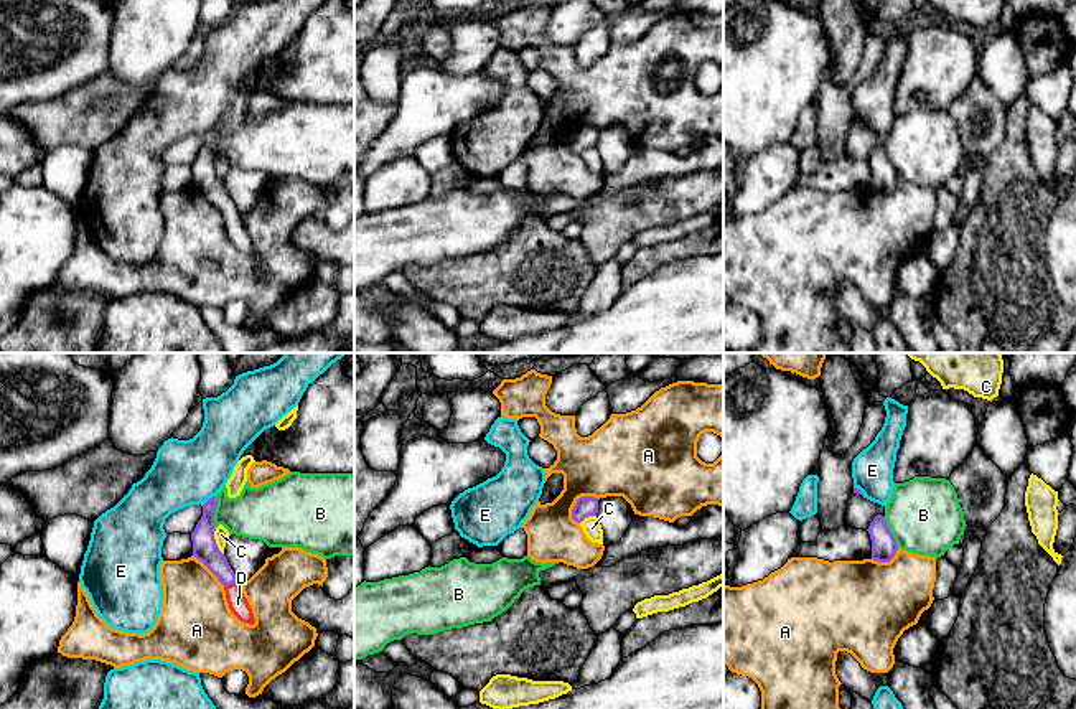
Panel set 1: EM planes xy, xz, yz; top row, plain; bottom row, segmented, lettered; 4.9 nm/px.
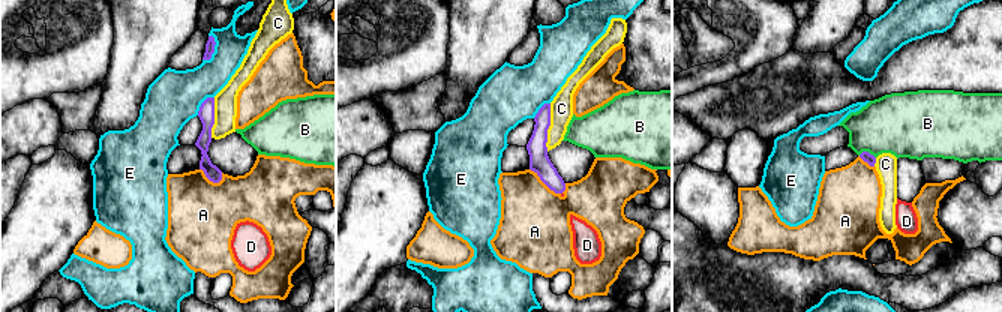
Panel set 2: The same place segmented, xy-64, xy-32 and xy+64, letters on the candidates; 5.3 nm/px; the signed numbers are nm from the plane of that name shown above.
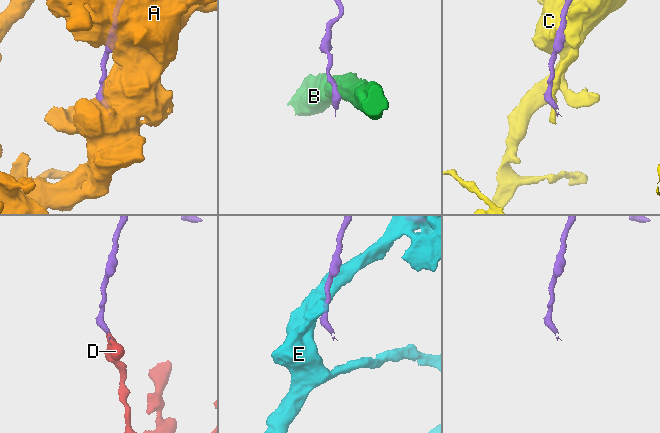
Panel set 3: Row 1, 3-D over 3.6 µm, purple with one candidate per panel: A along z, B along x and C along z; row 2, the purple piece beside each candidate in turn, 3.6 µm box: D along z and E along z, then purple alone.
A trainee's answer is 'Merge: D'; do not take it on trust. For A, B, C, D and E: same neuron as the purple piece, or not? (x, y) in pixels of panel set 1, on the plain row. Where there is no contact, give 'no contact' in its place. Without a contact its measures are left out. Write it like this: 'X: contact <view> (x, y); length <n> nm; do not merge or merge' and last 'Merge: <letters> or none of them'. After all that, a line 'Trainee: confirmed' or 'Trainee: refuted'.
A: contact xz (579, 129); length 170 nm; do not merge
B: contact xy (213, 144); length 160 nm; do not merge
C: contact xy (215, 172); length 140 nm; do not merge
D: contact xy (231, 213); length 80 nm; merge
E: contact xy (210, 129); length 90 nm; do not merge
Merge: D
Trainee: confirmed

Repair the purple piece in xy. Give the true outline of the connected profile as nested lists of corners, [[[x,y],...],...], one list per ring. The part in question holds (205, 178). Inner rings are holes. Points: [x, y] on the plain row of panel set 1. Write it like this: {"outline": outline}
{"outline": [[[216,127],[209,129],[203,135],[203,147],[191,163],[193,186],[201,191],[224,216],[226,229],[231,242],[244,254],[254,256],[255,249],[247,229],[242,224],[242,218],[237,213],[234,201],[231,200],[226,186],[219,181],[214,170],[214,142],[218,137]]]}

